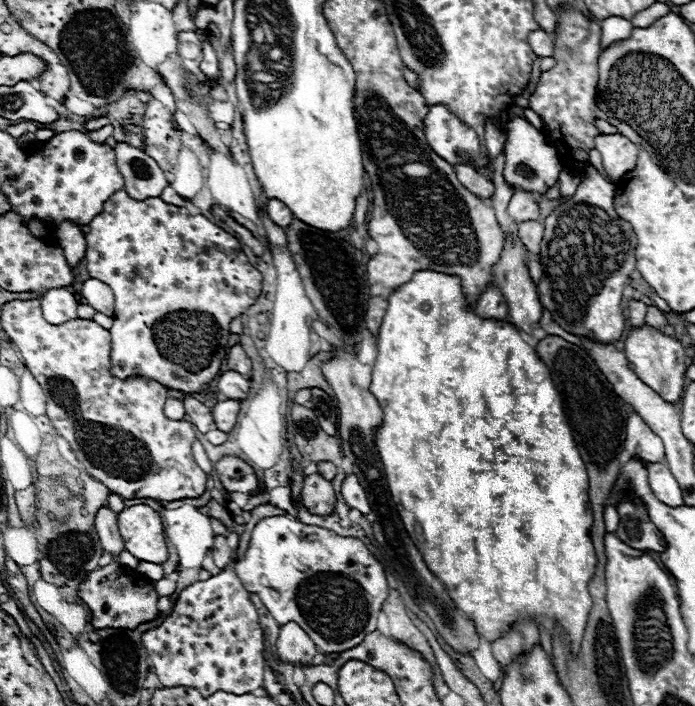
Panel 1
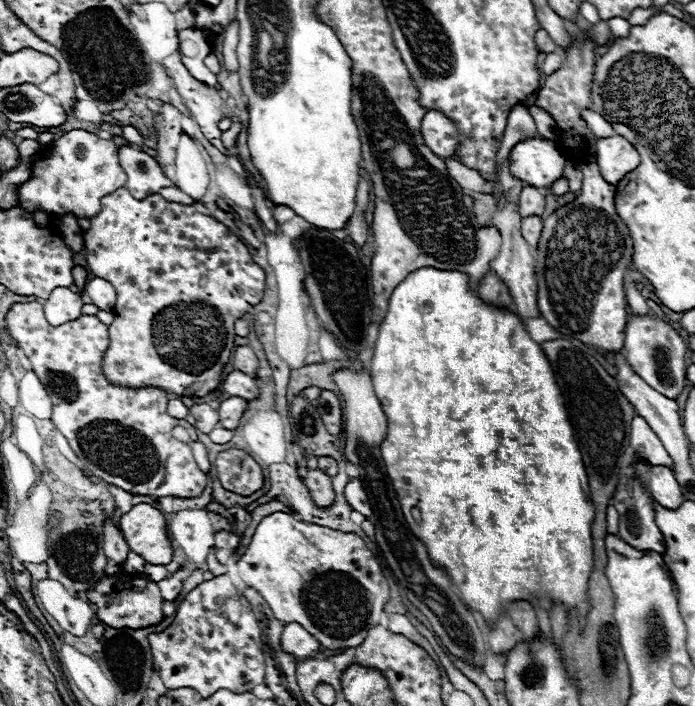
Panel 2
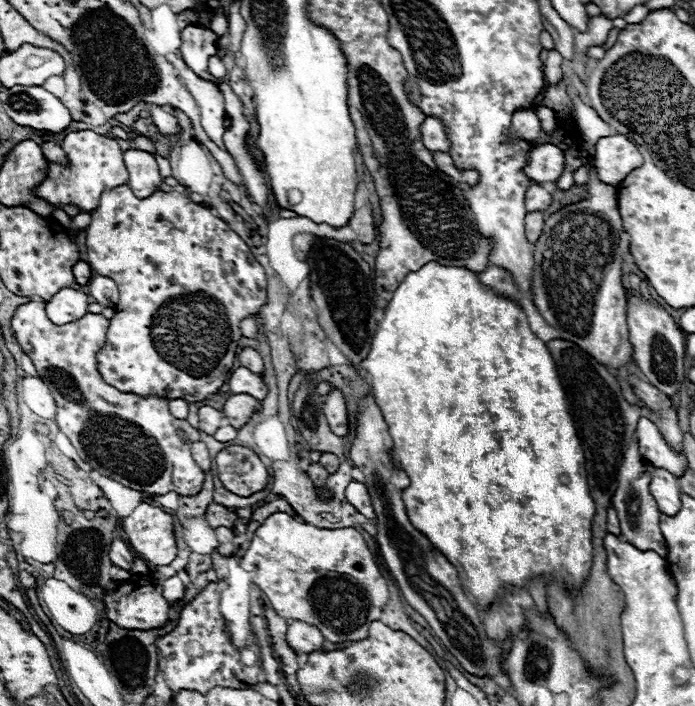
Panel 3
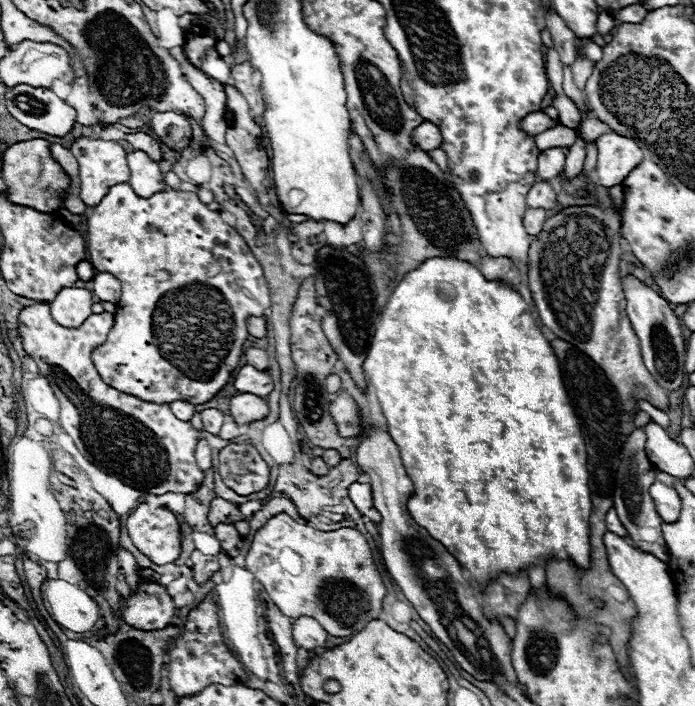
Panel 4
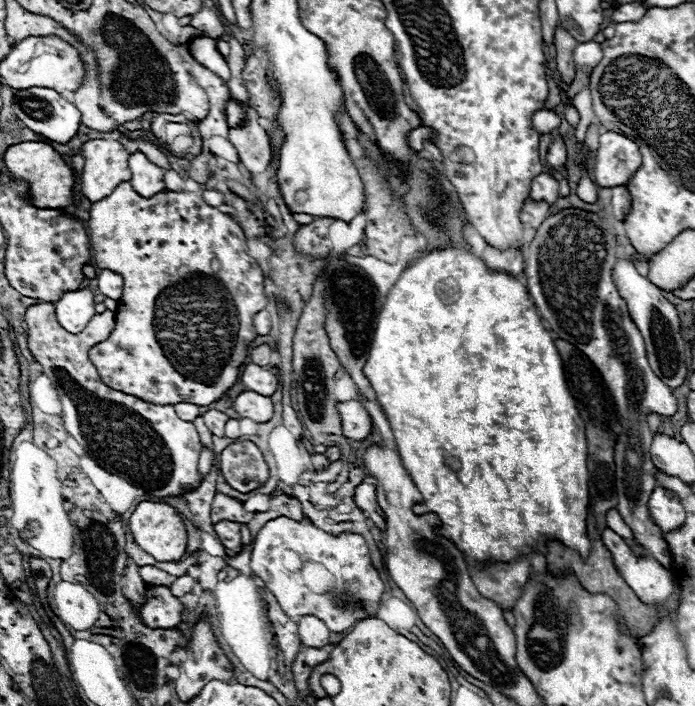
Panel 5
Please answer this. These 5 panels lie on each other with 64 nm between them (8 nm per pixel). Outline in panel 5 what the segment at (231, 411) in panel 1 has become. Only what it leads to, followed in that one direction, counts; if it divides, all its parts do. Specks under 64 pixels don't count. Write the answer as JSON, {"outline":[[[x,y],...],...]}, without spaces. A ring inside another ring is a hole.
{"outline":[[[246,390],[234,400],[234,410],[238,412],[240,418],[250,418],[254,422],[264,422],[264,420],[272,418],[274,406],[272,406],[272,400],[268,396]]]}

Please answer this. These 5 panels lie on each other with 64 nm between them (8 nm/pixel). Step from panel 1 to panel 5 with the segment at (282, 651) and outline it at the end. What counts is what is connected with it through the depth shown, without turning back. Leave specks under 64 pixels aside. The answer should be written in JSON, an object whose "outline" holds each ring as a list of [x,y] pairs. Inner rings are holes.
{"outline":[[[302,616],[298,620],[298,636],[302,644],[312,644],[312,648],[328,646],[330,630],[316,616]]]}

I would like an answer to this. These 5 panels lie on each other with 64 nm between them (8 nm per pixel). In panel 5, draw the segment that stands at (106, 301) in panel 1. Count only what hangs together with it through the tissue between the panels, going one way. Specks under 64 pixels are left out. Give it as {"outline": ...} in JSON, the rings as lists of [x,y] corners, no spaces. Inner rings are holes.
{"outline":[[[100,270],[98,276],[98,290],[102,296],[112,298],[112,300],[120,300],[122,296],[122,276],[118,276],[116,272],[110,270]]]}

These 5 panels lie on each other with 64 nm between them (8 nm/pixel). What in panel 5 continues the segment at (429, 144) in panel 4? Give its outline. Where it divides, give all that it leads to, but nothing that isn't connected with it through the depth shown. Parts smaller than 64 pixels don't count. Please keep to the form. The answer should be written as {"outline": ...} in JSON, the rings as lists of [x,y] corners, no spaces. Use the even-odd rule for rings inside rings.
{"outline":[[[420,126],[420,128],[416,128],[416,130],[412,130],[412,132],[408,134],[408,144],[410,144],[414,150],[420,152],[420,150],[424,148],[424,142],[426,142],[426,140],[434,142],[434,136],[436,136],[436,132],[434,132],[432,128]]]}

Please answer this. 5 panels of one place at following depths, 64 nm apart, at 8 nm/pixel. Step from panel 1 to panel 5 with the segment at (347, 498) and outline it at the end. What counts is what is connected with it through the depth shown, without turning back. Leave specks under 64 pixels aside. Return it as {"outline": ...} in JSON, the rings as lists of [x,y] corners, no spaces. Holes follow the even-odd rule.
{"outline":[[[358,484],[354,488],[354,500],[356,500],[356,506],[368,514],[368,518],[380,528],[384,530],[386,528],[386,520],[382,516],[382,510],[380,506],[376,504],[376,488],[374,484]]]}

